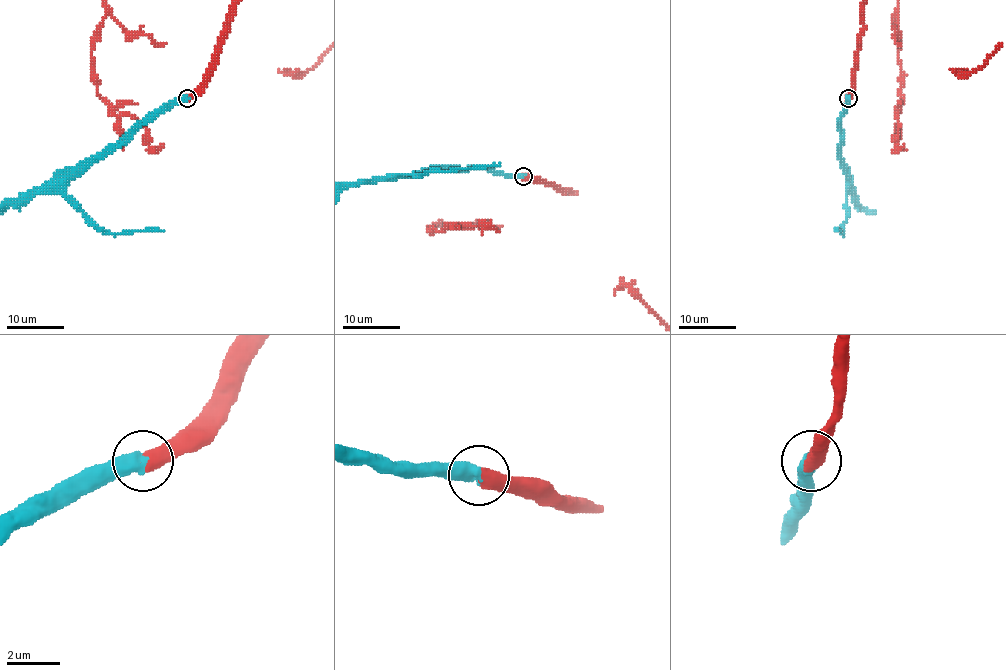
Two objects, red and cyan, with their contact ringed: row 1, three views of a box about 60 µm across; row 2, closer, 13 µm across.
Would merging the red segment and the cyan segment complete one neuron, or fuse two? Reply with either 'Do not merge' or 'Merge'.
Merge

